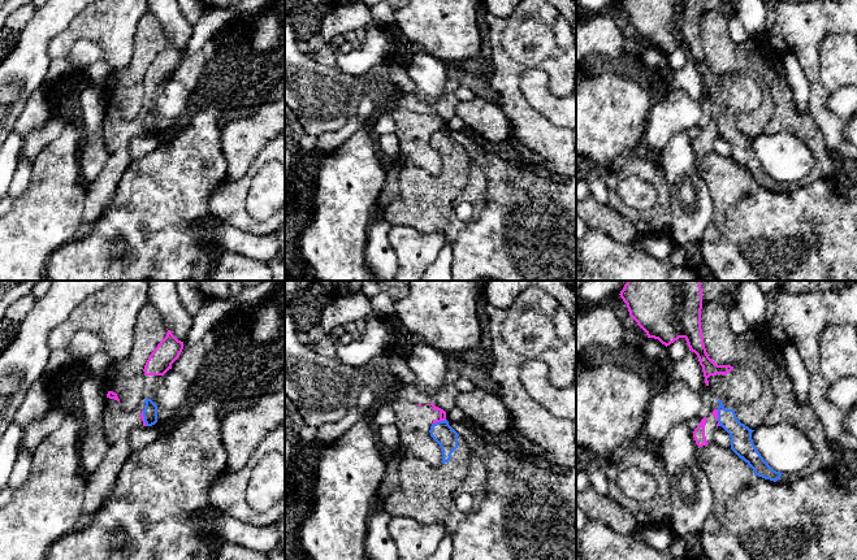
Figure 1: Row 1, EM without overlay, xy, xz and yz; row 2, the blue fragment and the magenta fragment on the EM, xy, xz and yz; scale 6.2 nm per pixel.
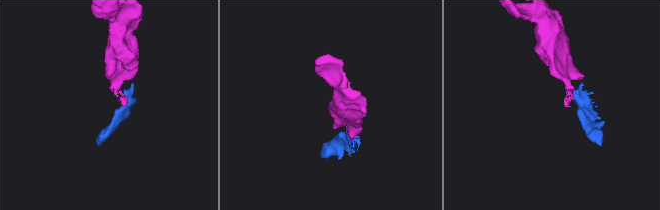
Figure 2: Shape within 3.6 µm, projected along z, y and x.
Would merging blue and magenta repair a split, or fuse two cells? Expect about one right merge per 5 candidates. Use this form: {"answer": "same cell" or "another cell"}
{"answer": "another cell"}

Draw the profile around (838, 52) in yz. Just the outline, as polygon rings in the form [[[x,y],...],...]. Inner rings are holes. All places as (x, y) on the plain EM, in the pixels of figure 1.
[[[848,31],[827,35],[818,51],[819,81],[832,94],[847,86],[857,86],[857,36]]]

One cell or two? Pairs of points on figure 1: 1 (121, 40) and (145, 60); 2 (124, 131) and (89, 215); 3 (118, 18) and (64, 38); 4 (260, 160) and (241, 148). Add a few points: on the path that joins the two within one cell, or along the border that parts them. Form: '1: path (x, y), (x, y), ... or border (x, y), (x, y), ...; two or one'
1: border (139, 21), (131, 60), (112, 73); two
2: path (117, 152), (116, 169), (99, 194); one
3: path (105, 22), (94, 22), (77, 29); one
4: border (271, 139), (249, 168); two

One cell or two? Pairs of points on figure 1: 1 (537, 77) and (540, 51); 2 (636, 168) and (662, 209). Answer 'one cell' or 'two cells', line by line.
1: two cells
2: one cell

